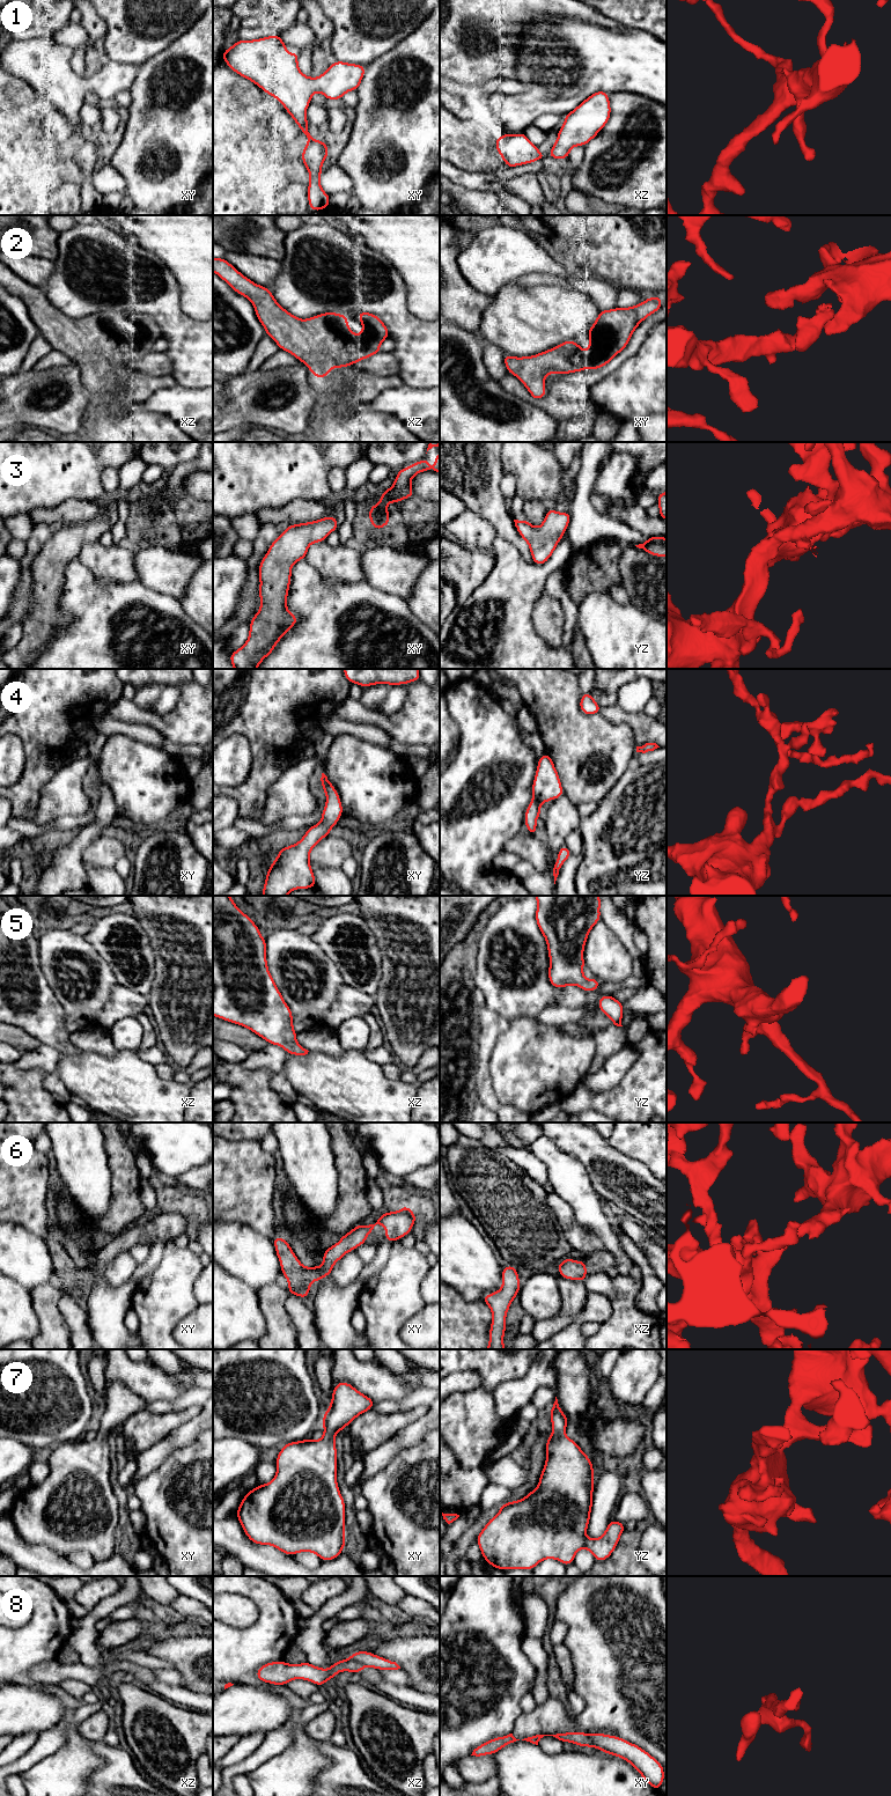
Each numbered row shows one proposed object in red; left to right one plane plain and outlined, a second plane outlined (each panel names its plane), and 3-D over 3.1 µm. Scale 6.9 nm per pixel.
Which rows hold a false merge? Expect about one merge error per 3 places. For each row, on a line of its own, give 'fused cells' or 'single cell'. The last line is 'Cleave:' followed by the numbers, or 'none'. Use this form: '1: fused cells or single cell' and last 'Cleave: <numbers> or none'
1: single cell
2: single cell
3: single cell
4: single cell
5: single cell
6: single cell
7: single cell
8: fused cells
Cleave: 8

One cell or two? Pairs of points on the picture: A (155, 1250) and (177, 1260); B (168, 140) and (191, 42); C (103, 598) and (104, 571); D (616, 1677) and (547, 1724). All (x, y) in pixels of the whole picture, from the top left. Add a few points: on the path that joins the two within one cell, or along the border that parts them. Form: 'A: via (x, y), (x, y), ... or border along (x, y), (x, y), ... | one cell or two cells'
A: border along (164, 1243), (160, 1263), (147, 1275) | two cells
B: via (154, 113), (148, 108), (147, 79), (164, 59) | one cell
C: border along (86, 565), (101, 584), (130, 583) | two cells
D: via (606, 1697), (580, 1723), (567, 1723) | one cell

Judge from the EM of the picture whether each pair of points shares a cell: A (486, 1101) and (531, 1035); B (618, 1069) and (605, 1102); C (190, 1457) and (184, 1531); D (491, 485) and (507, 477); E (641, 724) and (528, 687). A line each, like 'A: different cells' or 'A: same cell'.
A: different cells
B: different cells
C: same cell
D: different cells
E: different cells

